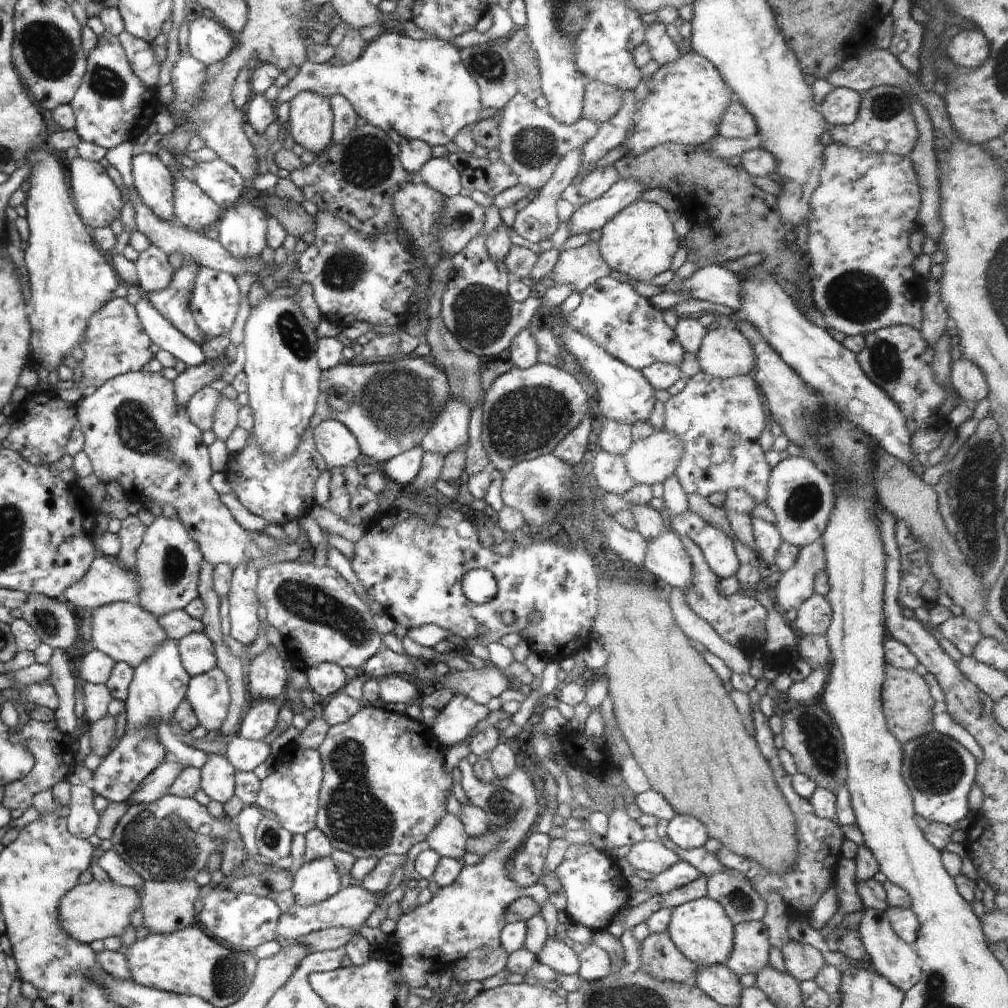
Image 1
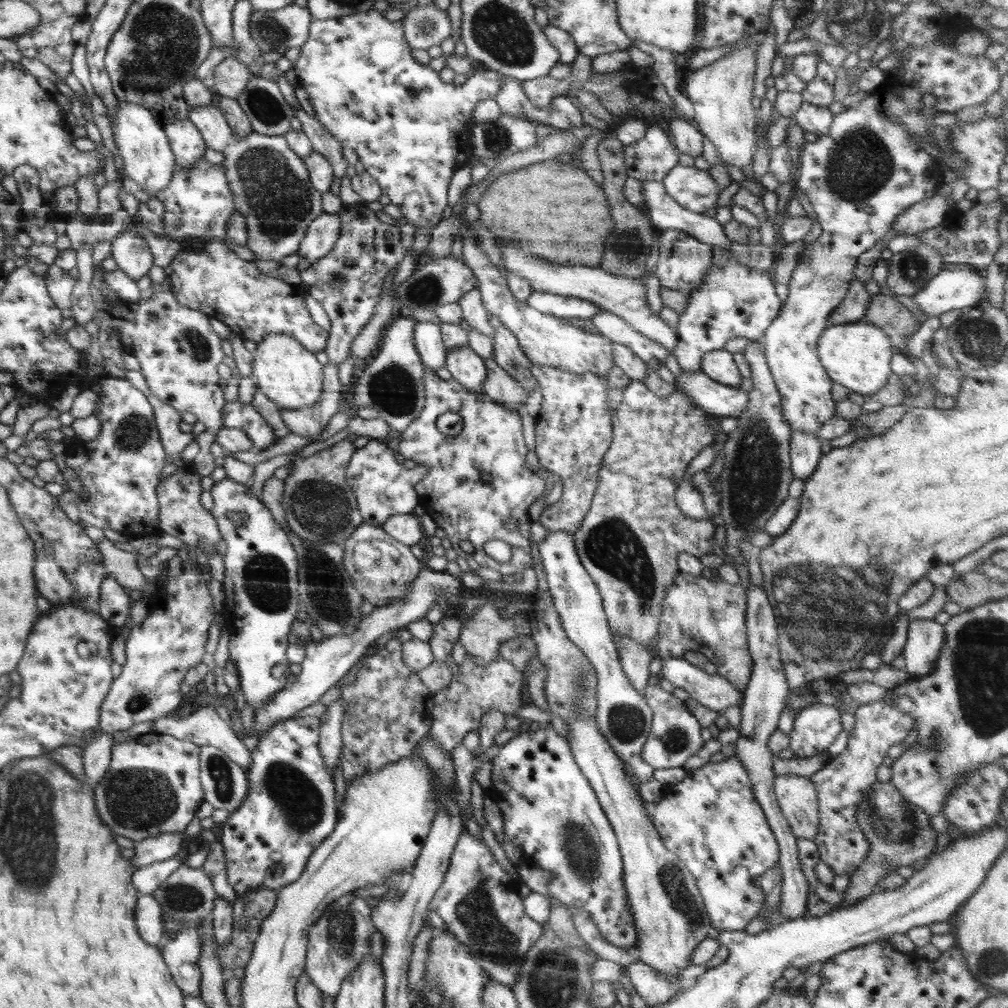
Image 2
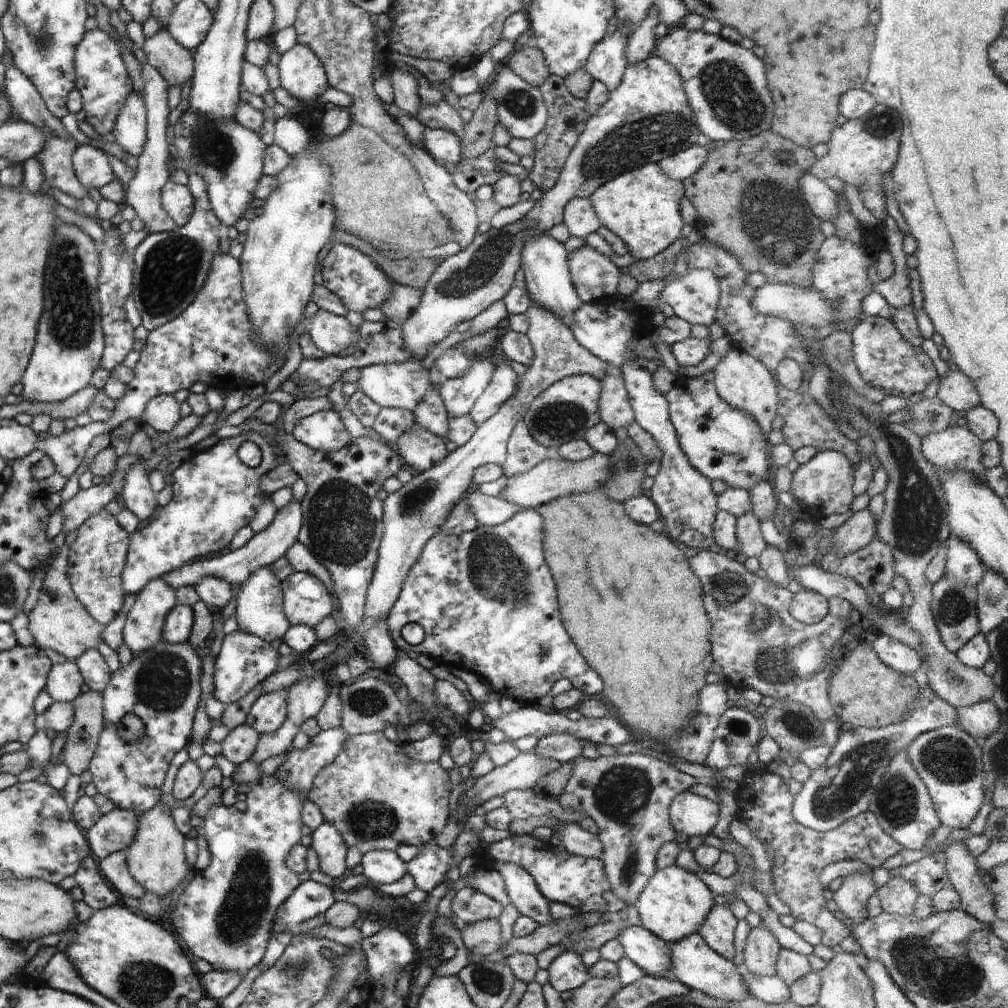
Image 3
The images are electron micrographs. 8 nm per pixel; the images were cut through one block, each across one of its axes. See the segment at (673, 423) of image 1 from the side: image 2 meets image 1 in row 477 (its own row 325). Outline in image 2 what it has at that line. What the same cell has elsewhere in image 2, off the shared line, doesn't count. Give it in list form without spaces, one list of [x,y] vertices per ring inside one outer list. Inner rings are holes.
[[[730,259],[727,266],[720,266],[720,268],[716,264],[710,264],[703,277],[703,282],[690,293],[686,309],[679,314],[678,323],[676,323],[679,344],[674,355],[681,370],[688,371],[688,373],[700,371],[702,358],[708,352],[723,349],[727,342],[734,338],[745,337],[748,340],[762,340],[766,328],[778,317],[781,308],[782,304],[780,304],[780,298],[775,290],[775,282],[767,271],[748,268],[734,259]]]

